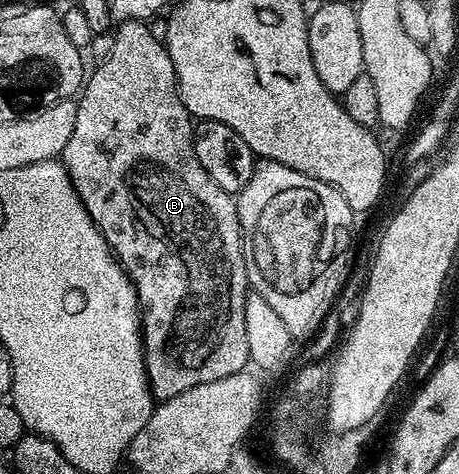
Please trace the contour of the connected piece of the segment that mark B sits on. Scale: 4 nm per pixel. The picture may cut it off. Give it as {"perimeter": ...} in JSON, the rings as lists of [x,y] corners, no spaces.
{"perimeter":[[[130,20],[120,23],[115,30],[111,52],[104,60],[98,61],[96,64],[98,65],[97,71],[95,71],[94,74],[92,71],[92,73],[86,77],[83,83],[83,93],[76,99],[77,111],[75,112],[75,132],[71,132],[71,140],[67,140],[67,148],[62,152],[60,161],[63,163],[65,171],[68,172],[69,179],[73,181],[73,187],[79,196],[79,200],[83,204],[83,208],[87,208],[91,220],[97,225],[99,232],[107,240],[107,244],[111,249],[113,249],[113,254],[117,257],[117,261],[121,263],[121,266],[125,269],[125,273],[128,274],[130,280],[133,281],[134,288],[137,289],[137,302],[141,305],[141,337],[145,347],[145,371],[149,377],[149,389],[152,390],[154,399],[164,400],[167,398],[174,398],[175,396],[179,396],[179,392],[187,392],[187,388],[195,388],[195,384],[207,384],[211,380],[223,380],[223,376],[231,376],[235,372],[246,369],[246,367],[250,365],[247,348],[247,323],[243,320],[243,312],[245,305],[247,304],[247,296],[251,293],[251,287],[249,285],[249,277],[247,276],[247,268],[245,267],[243,244],[241,243],[241,225],[239,224],[237,199],[234,195],[223,192],[223,188],[219,188],[219,184],[215,184],[215,180],[211,180],[211,176],[207,176],[207,171],[203,168],[203,164],[199,164],[199,156],[195,156],[195,148],[193,147],[195,122],[187,112],[187,108],[183,104],[183,100],[177,91],[177,73],[173,67],[173,61],[169,55],[169,50],[166,48],[162,39],[153,35],[148,24],[141,20]]]}

